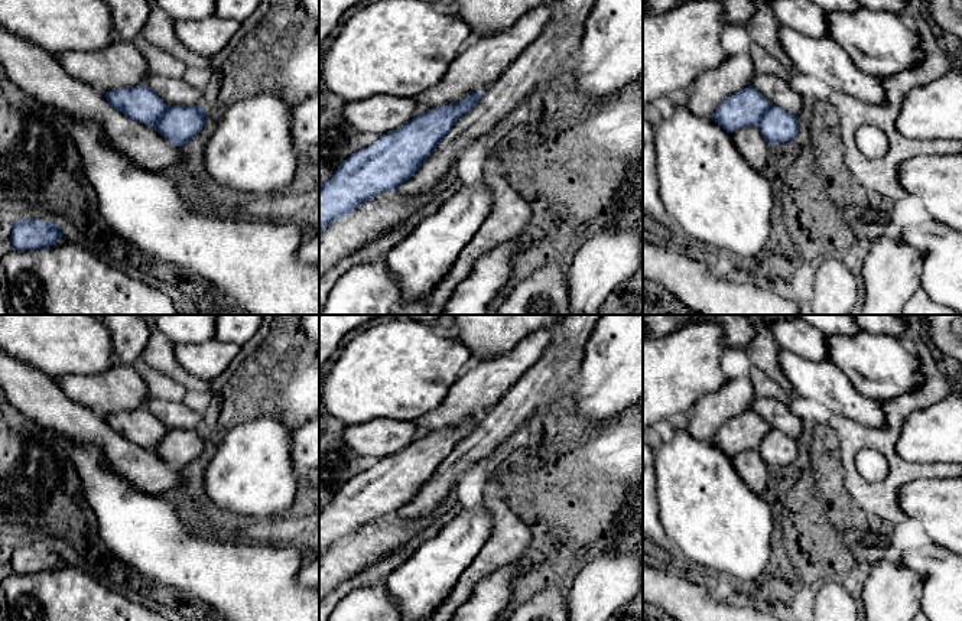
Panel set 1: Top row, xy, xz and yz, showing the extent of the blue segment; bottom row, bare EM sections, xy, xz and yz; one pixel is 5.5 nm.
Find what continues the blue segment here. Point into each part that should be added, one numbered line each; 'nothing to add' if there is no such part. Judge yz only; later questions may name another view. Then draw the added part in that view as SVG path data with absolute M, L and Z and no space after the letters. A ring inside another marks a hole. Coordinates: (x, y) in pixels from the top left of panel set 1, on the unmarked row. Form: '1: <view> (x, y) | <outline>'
1: yz (776, 413) | M757 397L751 409L757 412L774 430L781 430L792 438L799 438L803 420L786 403L771 397Z

